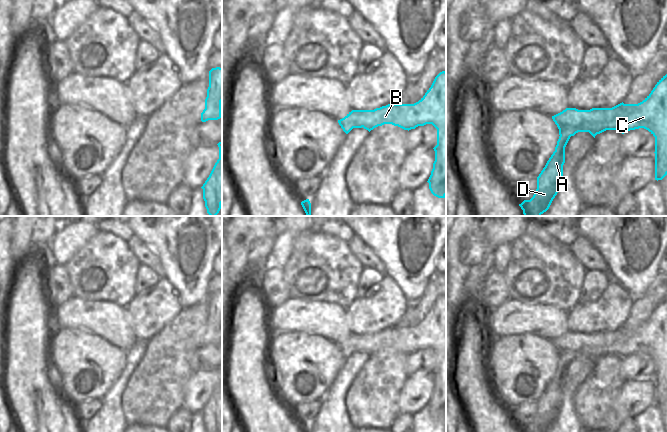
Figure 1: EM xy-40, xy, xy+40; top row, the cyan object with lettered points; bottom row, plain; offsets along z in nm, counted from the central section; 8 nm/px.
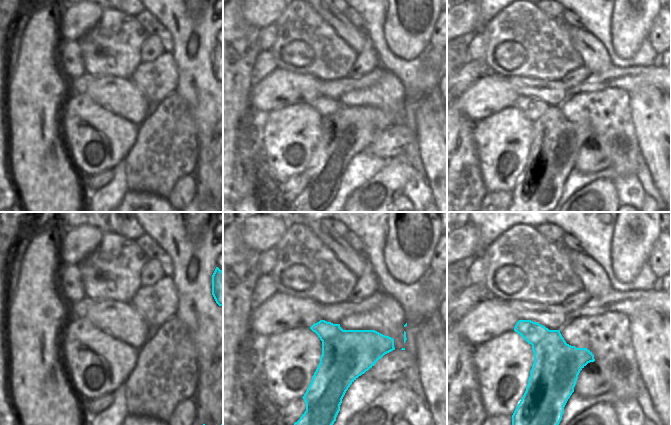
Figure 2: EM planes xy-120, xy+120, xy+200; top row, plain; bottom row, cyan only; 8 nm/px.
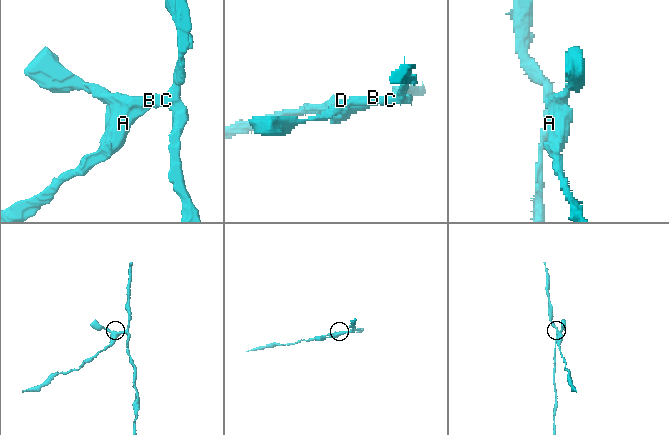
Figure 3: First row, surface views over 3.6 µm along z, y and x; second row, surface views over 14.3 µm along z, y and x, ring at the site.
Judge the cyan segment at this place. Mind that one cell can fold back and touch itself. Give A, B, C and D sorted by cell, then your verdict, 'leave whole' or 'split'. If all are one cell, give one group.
A D / B C | split

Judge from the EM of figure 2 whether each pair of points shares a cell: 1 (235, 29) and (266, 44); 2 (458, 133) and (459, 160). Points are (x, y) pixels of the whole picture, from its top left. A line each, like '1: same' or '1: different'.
1: different
2: same

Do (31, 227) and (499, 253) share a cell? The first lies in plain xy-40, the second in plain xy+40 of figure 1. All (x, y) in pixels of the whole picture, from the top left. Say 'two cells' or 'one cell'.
two cells

